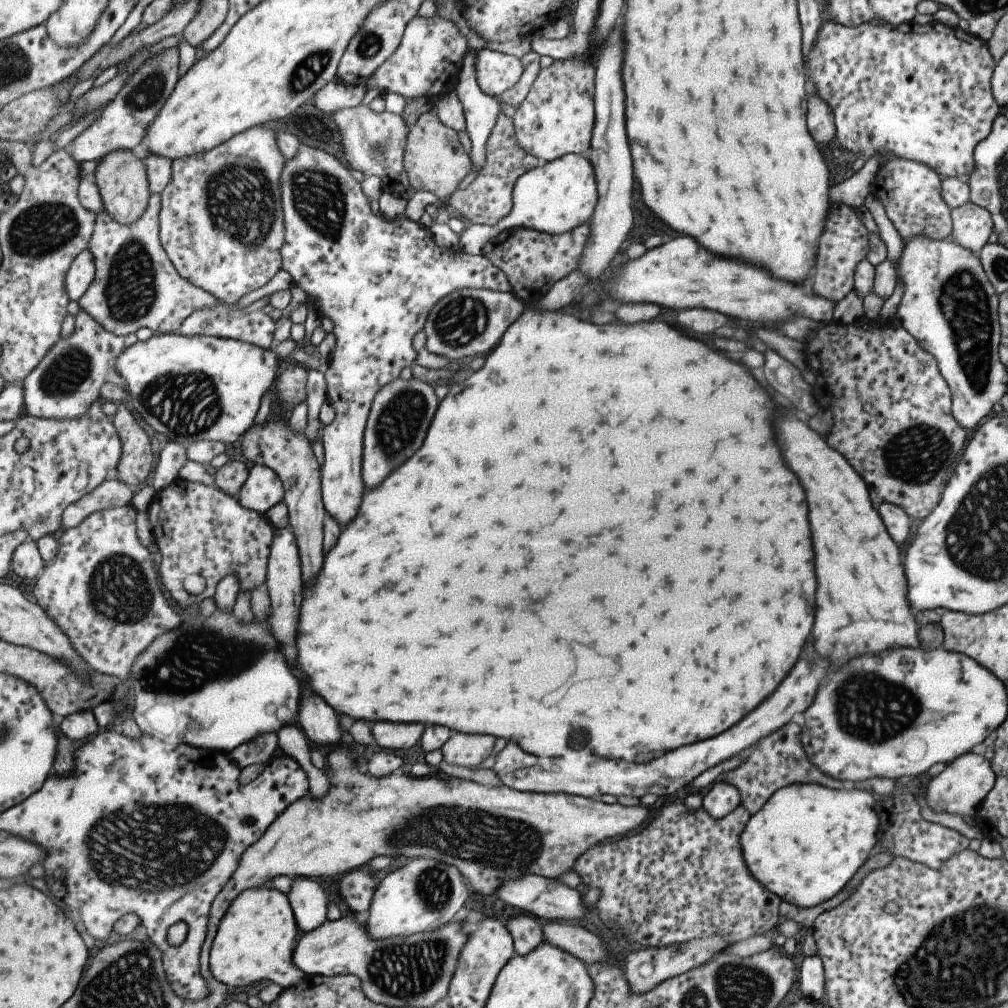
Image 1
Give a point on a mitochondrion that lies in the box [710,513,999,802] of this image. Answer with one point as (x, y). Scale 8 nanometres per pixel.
(883, 709)

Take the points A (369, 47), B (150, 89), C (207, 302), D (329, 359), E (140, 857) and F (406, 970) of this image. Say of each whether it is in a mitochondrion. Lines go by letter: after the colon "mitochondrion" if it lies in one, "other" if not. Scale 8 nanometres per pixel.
A: mitochondrion
B: mitochondrion
C: other
D: other
E: mitochondrion
F: mitochondrion

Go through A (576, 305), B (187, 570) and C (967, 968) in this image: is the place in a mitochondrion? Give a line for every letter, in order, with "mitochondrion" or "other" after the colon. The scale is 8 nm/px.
A: other
B: other
C: mitochondrion

